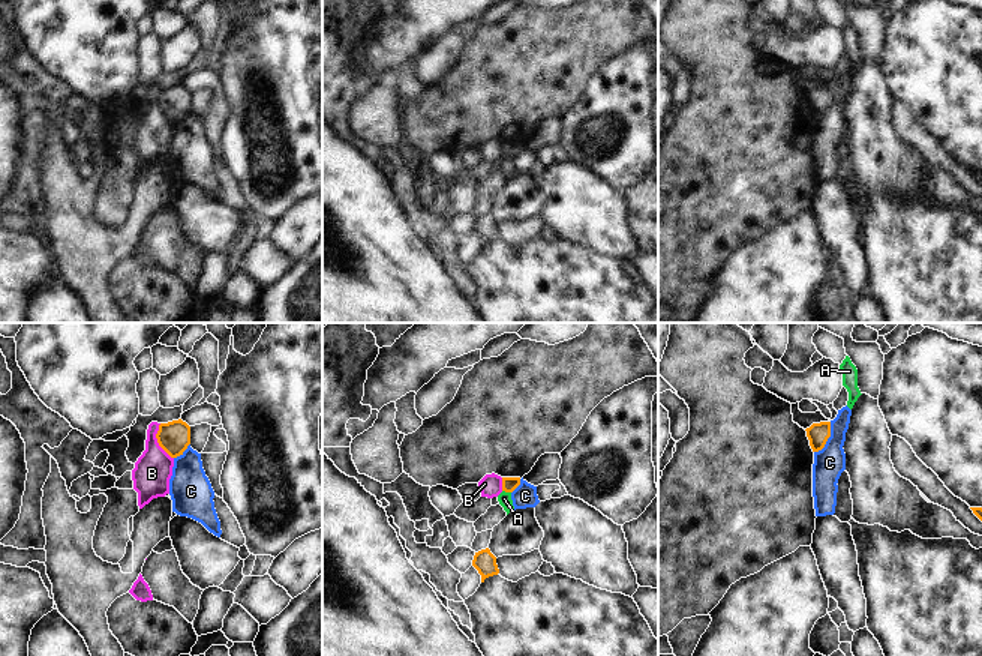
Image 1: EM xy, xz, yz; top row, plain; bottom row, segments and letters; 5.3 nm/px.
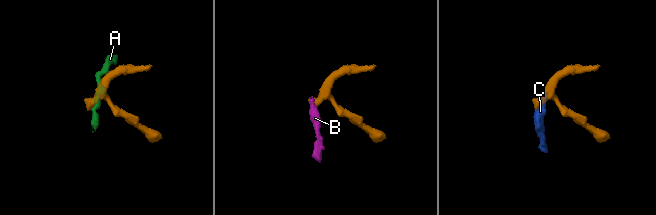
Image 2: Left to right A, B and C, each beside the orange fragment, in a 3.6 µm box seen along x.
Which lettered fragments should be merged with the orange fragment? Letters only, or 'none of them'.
none of them

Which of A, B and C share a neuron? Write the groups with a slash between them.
A / B / C

